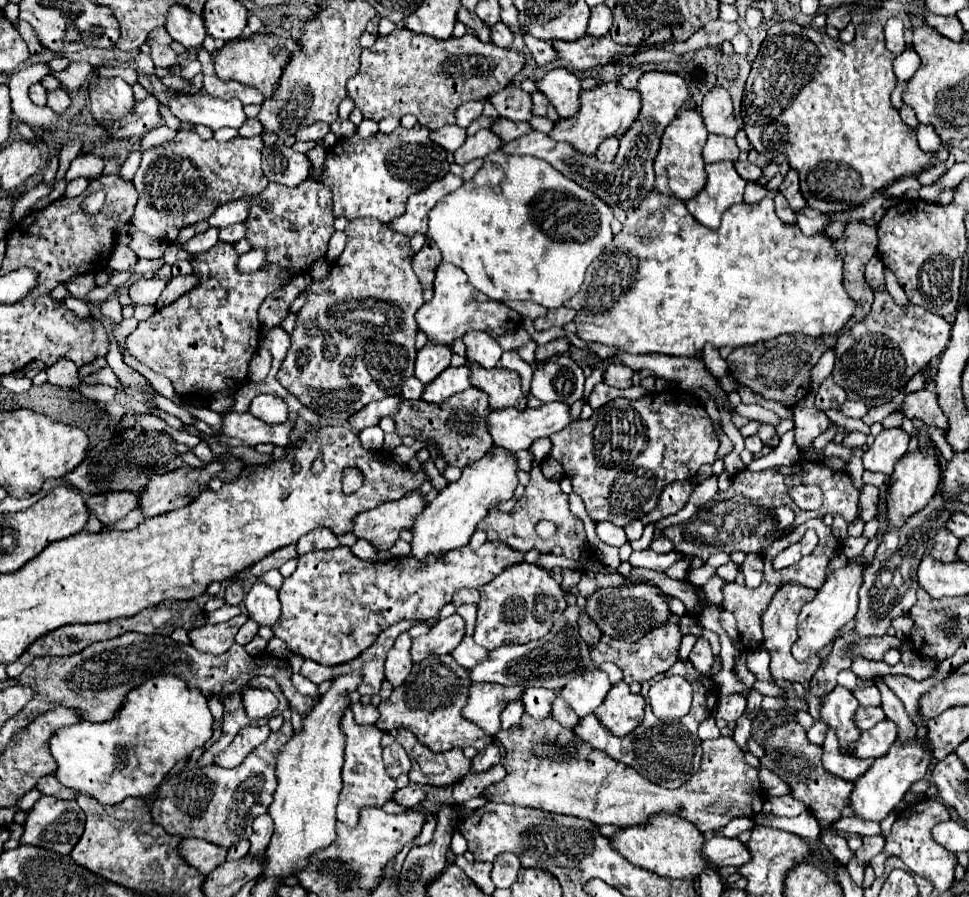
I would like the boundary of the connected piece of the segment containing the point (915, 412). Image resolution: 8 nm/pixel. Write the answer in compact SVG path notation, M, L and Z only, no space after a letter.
M927 388L917 390L913 394L907 394L903 404L899 406L899 412L903 412L905 418L911 418L911 420L917 418L929 426L937 426L943 430L949 428L949 420L945 418L943 410L939 408L937 396Z

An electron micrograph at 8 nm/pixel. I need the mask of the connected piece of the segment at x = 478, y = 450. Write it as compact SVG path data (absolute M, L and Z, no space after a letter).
M469 388L465 392L459 392L439 404L429 404L425 400L403 400L395 418L395 432L403 436L413 436L415 440L427 440L433 438L441 444L443 456L447 464L465 468L471 462L477 462L485 452L493 446L489 440L489 432L485 432L485 416L489 412L487 394Z

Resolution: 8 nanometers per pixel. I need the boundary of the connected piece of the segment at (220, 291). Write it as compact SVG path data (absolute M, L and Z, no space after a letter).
M215 244L211 250L195 256L191 264L195 268L195 274L199 274L201 278L199 286L183 294L173 304L157 310L151 318L139 322L135 332L127 338L129 352L157 374L169 378L175 392L181 396L207 398L221 390L238 390L240 382L247 380L247 364L259 346L261 324L257 318L257 310L265 296L269 296L269 292L285 286L291 280L289 272L281 272L279 268L269 268L267 272L257 270L251 274L241 274L235 268L237 258L239 256L235 248L229 244Z

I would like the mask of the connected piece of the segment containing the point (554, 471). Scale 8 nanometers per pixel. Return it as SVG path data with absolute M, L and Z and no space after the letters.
M545 458L543 462L541 462L541 470L543 470L543 474L545 474L545 478L555 478L555 480L561 480L565 474L563 474L563 468L561 468L561 464L555 460L555 458Z

